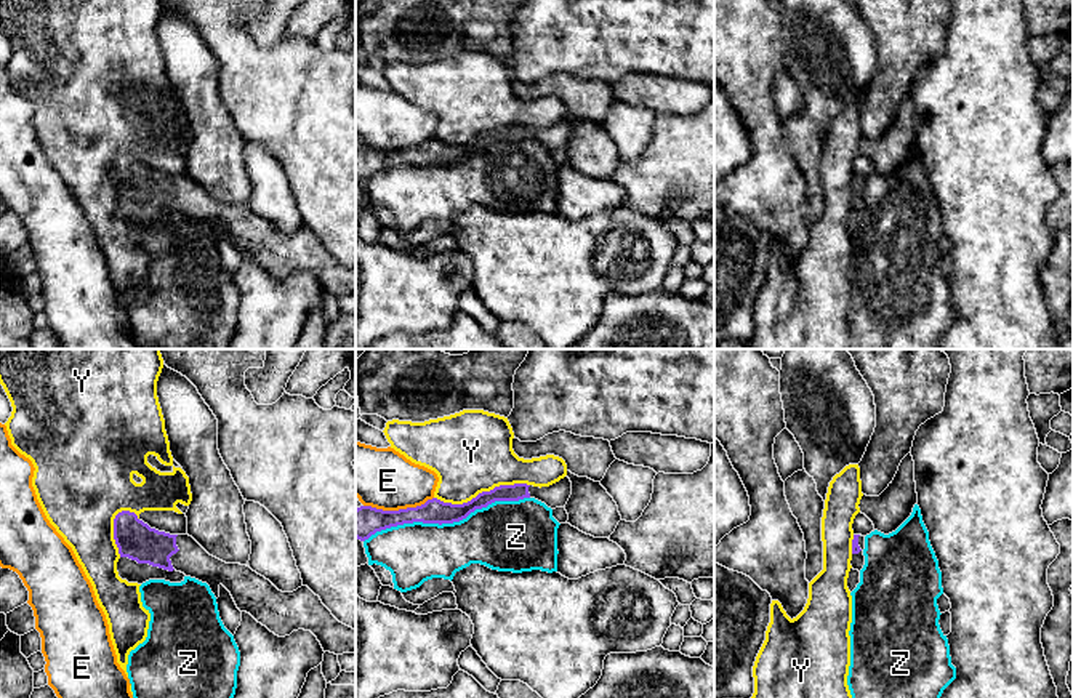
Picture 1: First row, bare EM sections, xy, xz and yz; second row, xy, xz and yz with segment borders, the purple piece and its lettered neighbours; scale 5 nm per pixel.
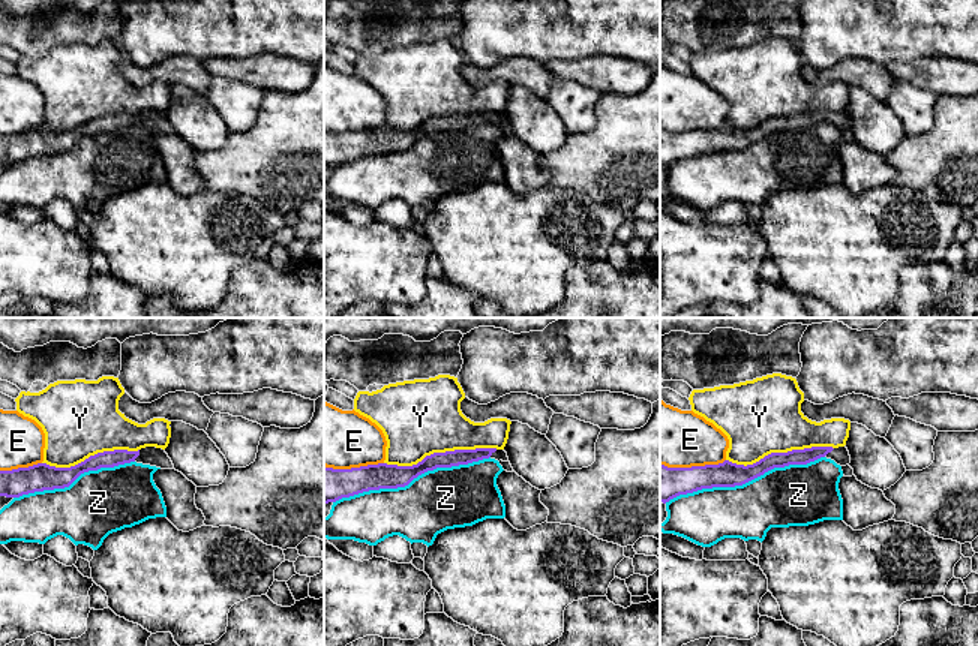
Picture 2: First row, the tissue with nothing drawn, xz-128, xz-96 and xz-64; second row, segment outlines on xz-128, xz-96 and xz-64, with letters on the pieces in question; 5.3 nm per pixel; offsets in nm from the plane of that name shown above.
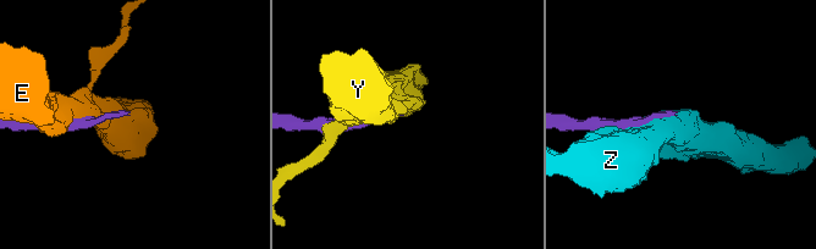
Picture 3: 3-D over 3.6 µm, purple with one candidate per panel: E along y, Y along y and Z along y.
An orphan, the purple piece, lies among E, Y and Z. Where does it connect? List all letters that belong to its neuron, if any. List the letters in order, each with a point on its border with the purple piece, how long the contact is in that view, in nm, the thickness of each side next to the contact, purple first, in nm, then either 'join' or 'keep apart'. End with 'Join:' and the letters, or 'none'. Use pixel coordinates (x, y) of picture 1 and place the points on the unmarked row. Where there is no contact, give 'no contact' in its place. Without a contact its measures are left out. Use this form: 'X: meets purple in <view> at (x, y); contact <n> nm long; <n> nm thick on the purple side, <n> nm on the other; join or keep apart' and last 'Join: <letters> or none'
E: meets purple in xz at (399, 151); contact 360 nm long; 160 nm thick on the purple side, 300 nm on the other; keep apart
Y: meets purple in xz at (482, 133); contact 480 nm long; 120 nm thick on the purple side, 420 nm on the other; keep apart
Z: meets purple in xz at (446, 164); contact 850 nm long; 130 nm thick on the purple side, 300 nm on the other; keep apart
Join: none

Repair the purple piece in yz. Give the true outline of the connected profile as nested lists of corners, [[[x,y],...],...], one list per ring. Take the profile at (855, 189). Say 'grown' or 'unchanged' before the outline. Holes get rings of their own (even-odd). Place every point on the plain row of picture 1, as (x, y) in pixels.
grown; [[[854,176],[854,181],[852,181],[852,202],[850,202],[850,207],[852,207],[854,211],[860,213],[865,207],[863,191],[865,191],[865,178]]]

